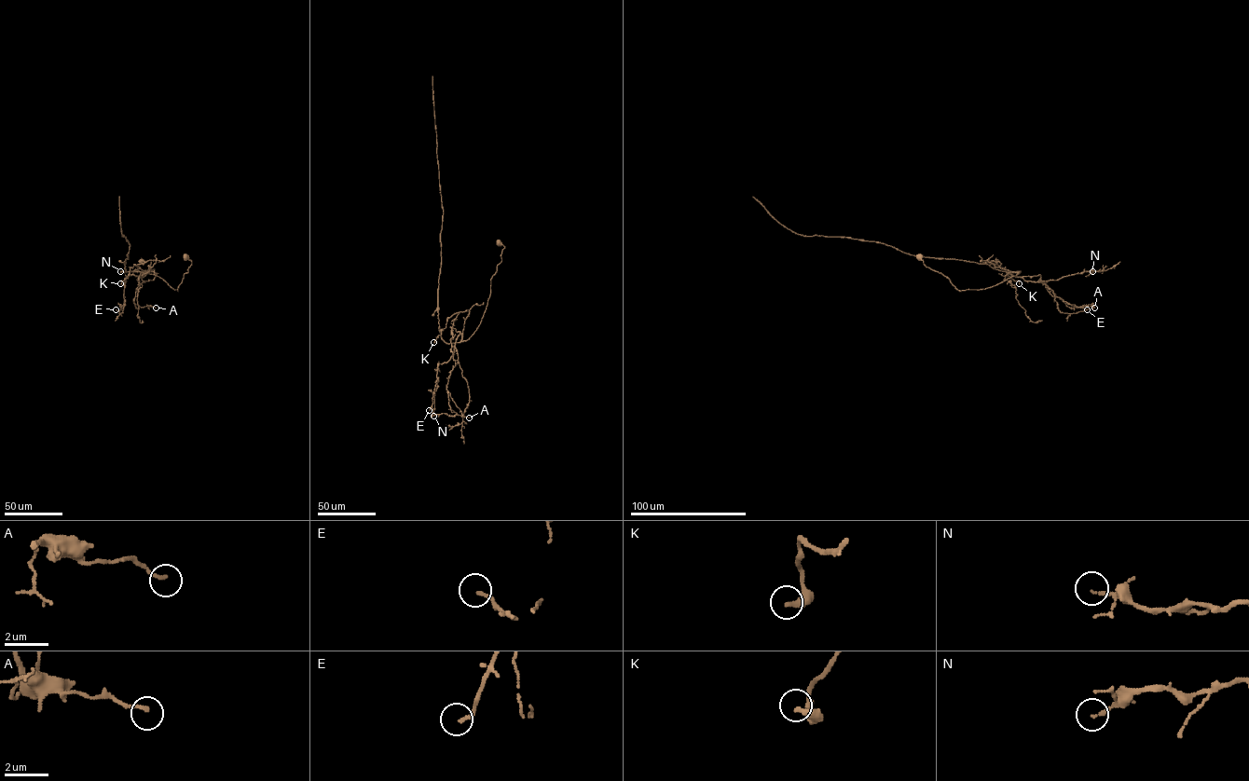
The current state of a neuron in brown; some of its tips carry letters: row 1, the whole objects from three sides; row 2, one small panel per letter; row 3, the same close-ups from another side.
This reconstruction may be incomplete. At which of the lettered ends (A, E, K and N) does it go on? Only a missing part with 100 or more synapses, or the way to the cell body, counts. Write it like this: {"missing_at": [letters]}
{"missing_at": []}

